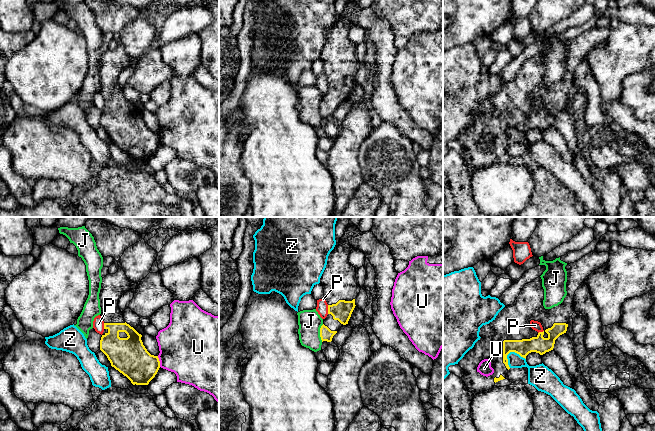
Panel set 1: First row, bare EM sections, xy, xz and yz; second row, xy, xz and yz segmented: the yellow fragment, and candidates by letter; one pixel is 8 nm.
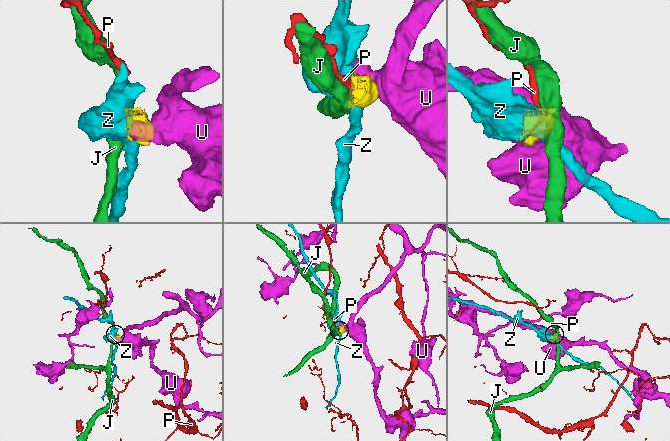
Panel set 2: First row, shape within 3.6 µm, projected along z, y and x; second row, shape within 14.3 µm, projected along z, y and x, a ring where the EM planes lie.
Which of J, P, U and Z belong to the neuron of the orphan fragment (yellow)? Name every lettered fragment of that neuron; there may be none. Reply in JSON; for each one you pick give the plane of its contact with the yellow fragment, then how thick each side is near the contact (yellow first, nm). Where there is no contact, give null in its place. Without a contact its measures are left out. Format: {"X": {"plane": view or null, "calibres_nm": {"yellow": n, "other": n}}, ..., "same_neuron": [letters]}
{"same_neuron": []}

